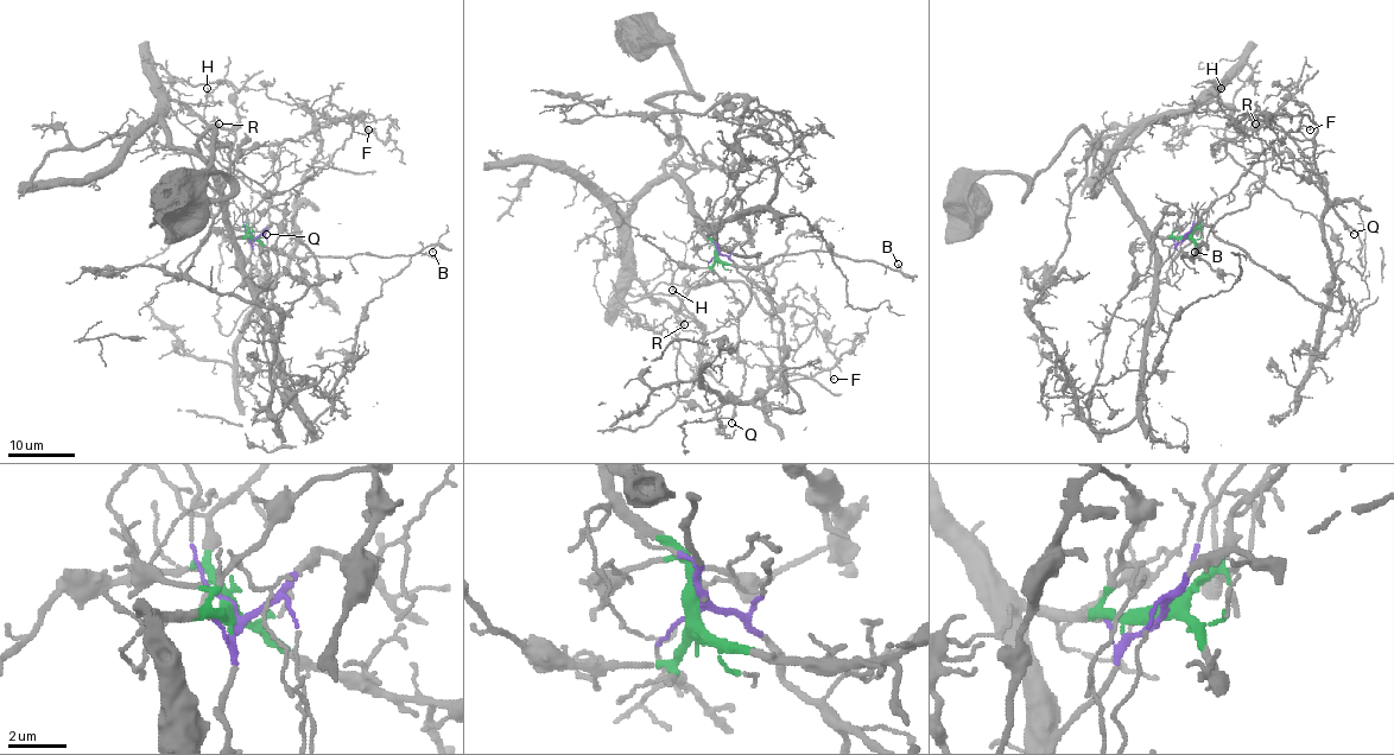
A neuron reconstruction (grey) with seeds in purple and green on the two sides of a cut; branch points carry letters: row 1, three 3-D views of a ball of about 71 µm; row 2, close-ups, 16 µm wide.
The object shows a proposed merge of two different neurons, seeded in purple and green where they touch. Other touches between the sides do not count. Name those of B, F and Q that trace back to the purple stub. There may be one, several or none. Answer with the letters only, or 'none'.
F

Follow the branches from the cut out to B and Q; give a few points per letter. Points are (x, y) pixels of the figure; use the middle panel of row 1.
B: (716, 255), (736, 267), (764, 267), (779, 255), (811, 249), (874, 260), (893, 270), (899, 270), (898, 264)
Q: (716, 255), (711, 268), (742, 304), (739, 359), (745, 374), (742, 393), (734, 401), (732, 423)

